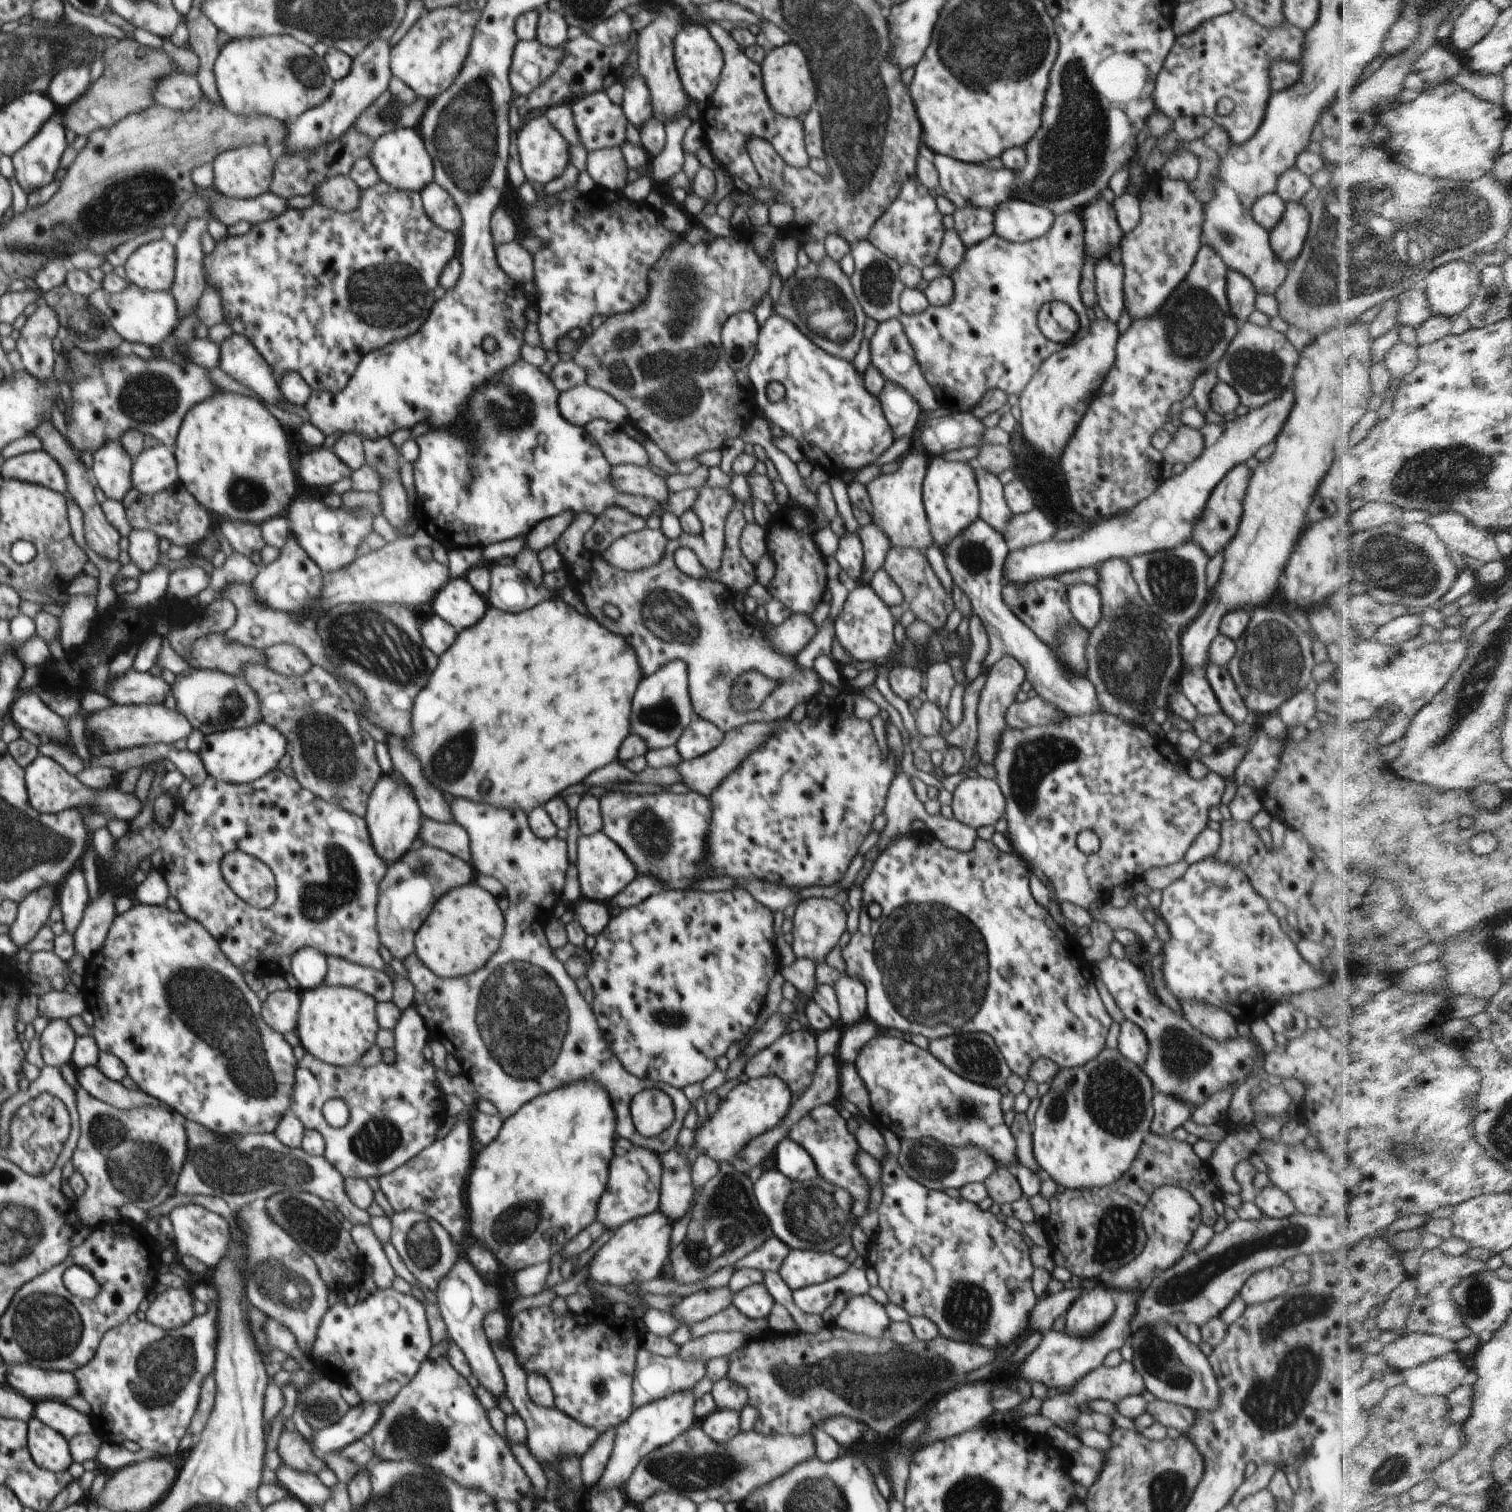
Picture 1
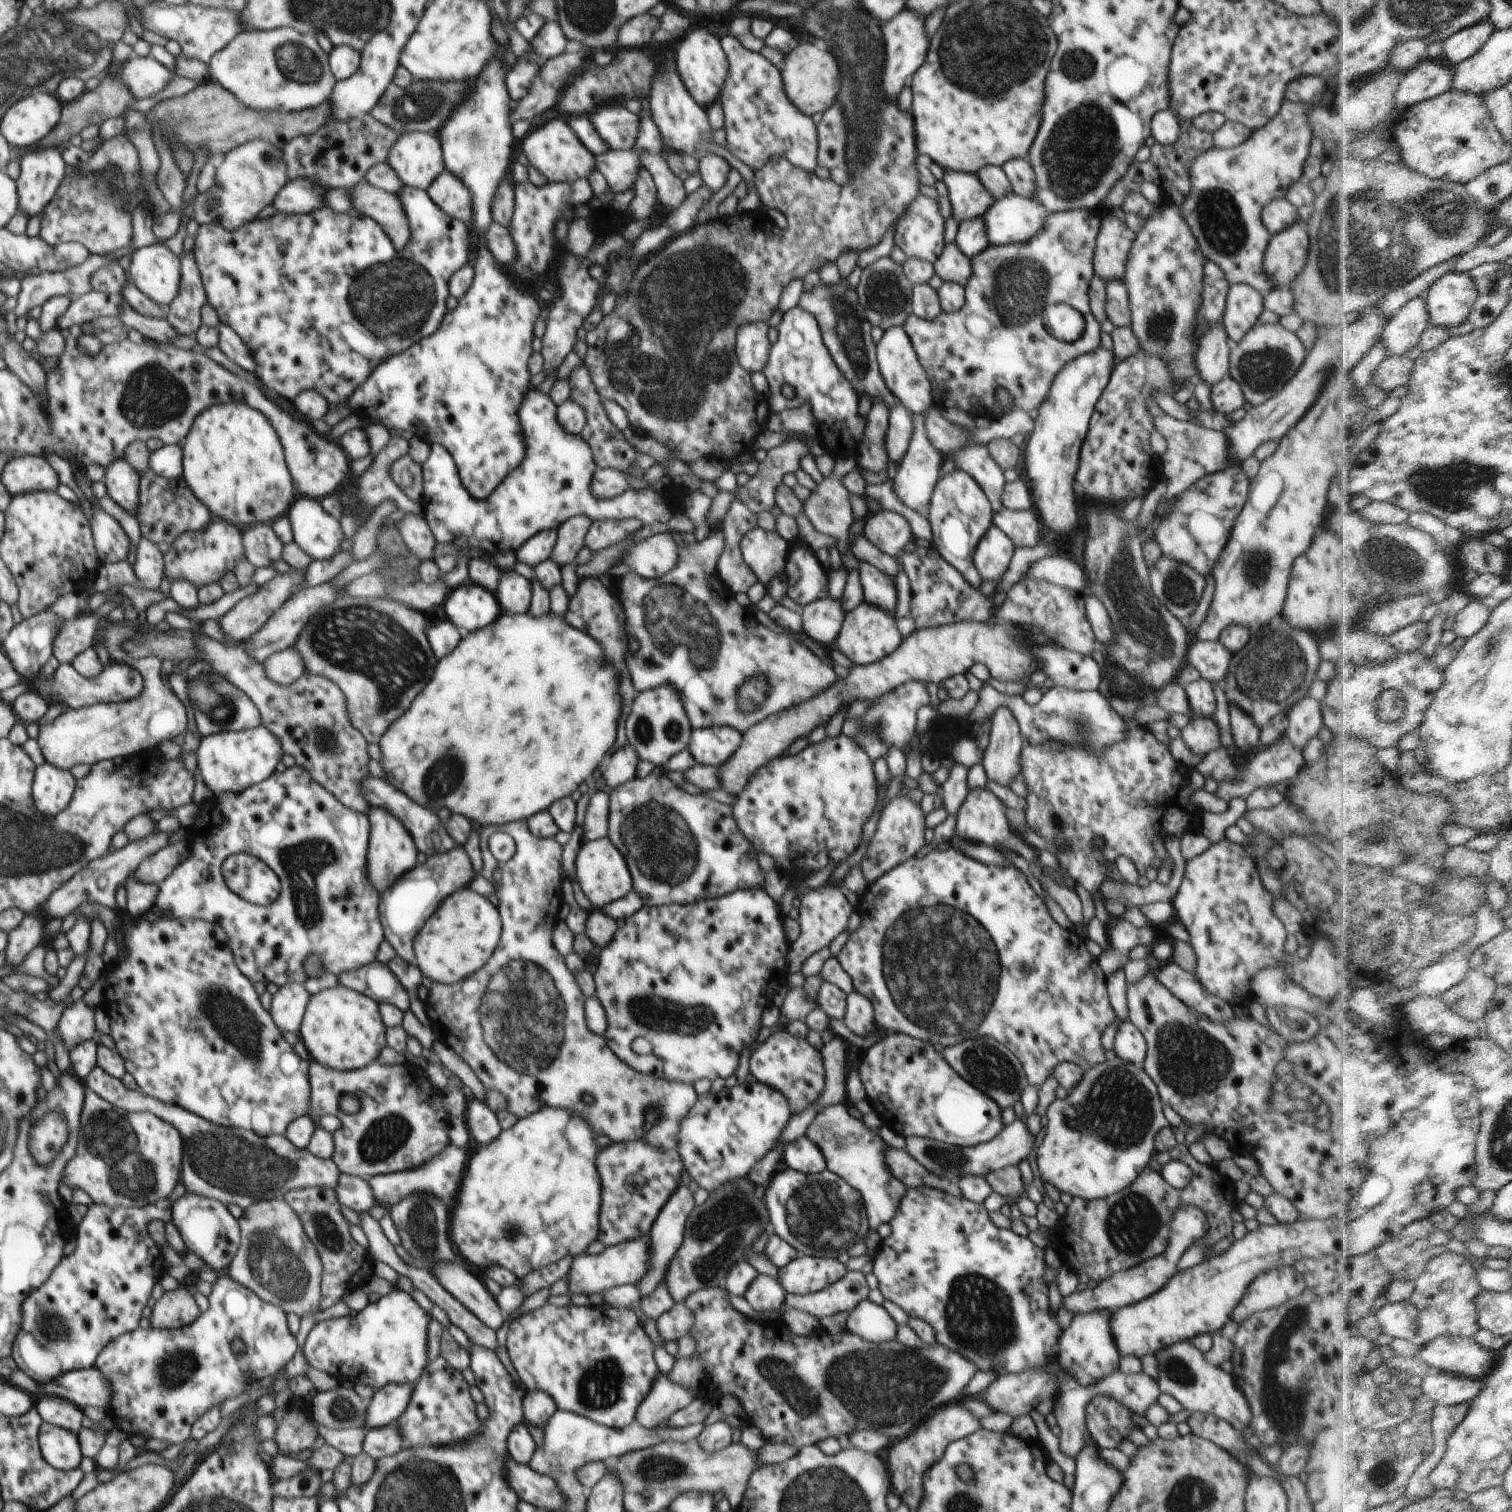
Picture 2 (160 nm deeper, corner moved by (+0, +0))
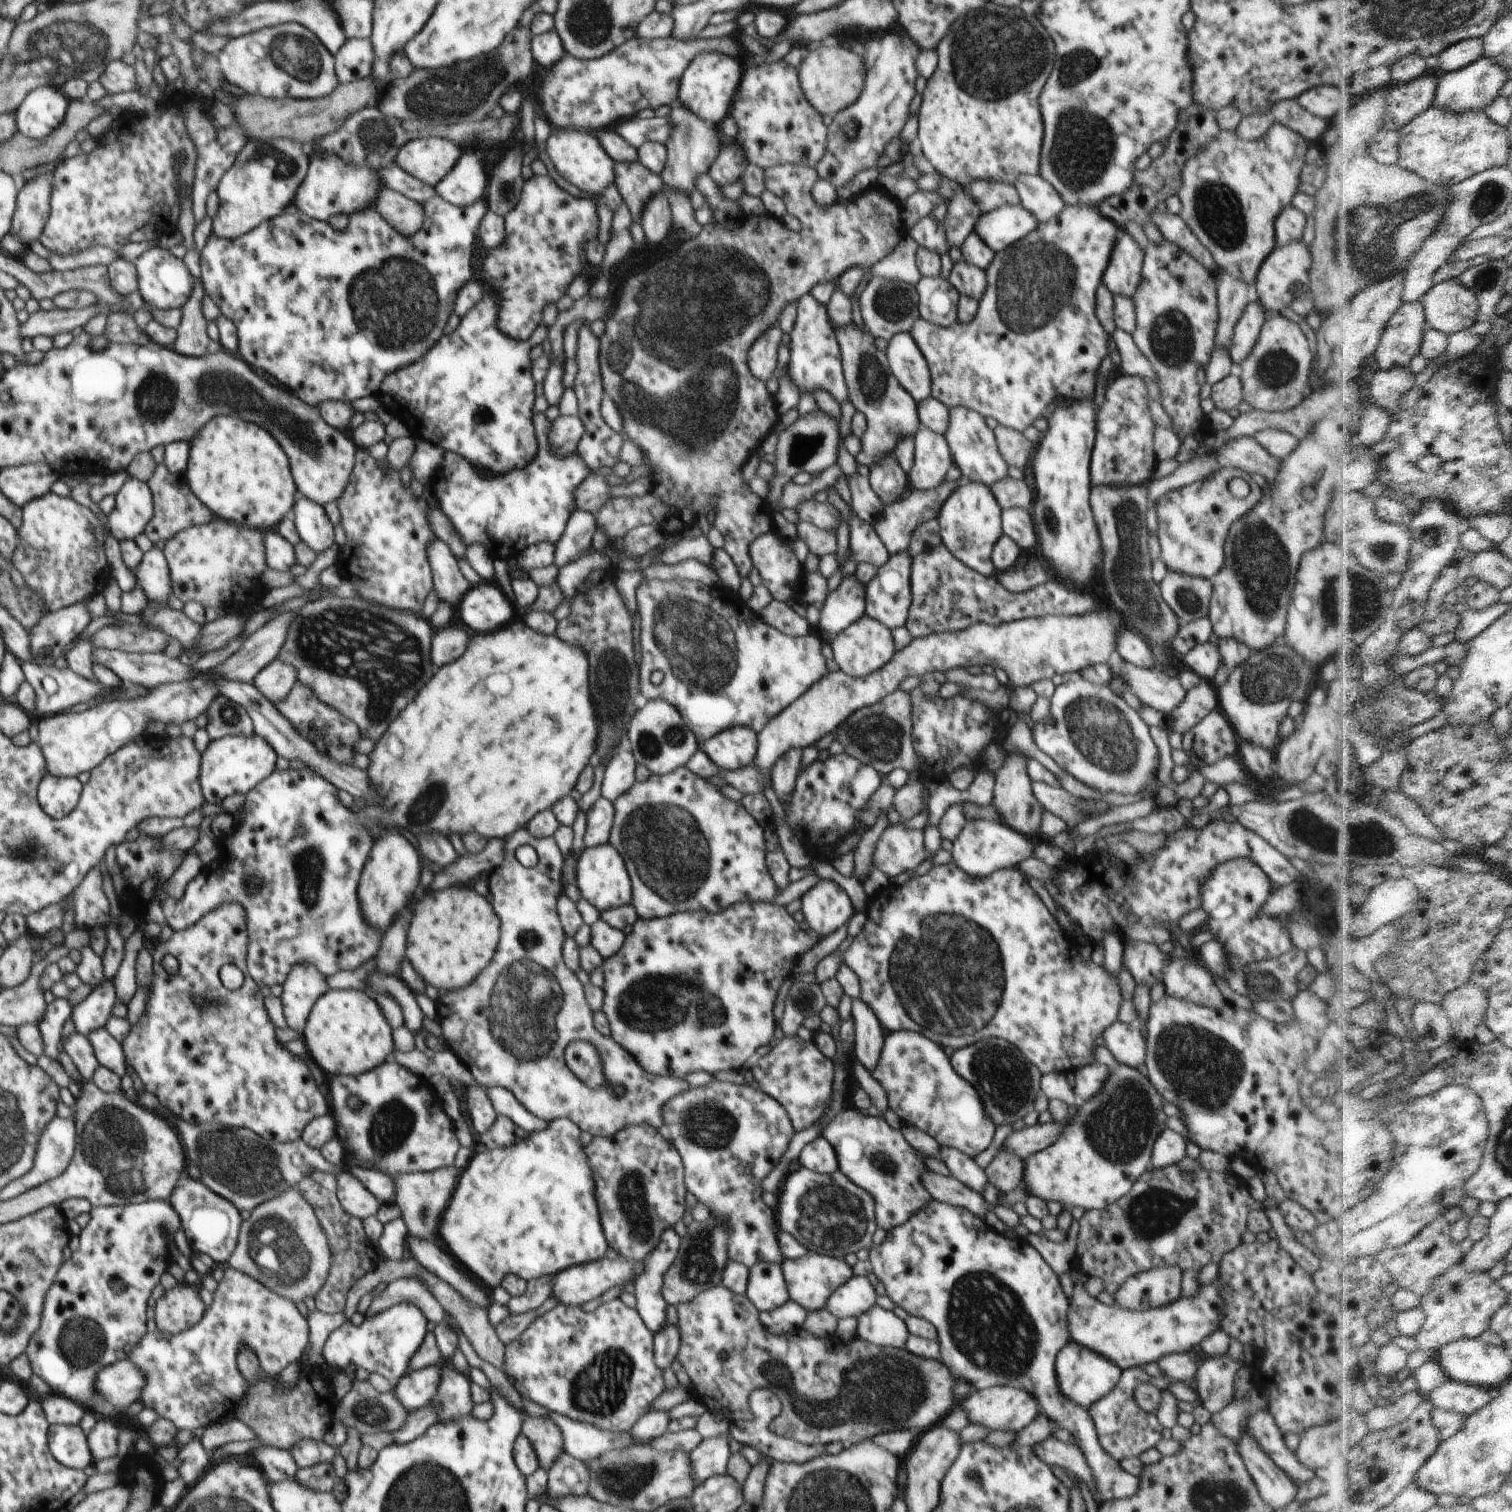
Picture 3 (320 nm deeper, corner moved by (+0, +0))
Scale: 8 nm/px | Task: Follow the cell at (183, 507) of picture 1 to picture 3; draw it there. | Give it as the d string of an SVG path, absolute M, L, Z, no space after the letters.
M158 464L152 477L147 481L152 492L153 512L152 520L146 524L144 534L155 546L157 542L170 541L176 534L189 527L206 524L214 519L213 513L192 493L184 474L172 475L166 466Z

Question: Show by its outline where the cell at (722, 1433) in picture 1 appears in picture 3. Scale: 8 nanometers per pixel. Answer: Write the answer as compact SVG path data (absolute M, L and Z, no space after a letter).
M720 1434L720 1436L703 1438L702 1442L689 1453L694 1487L712 1476L726 1475L726 1465L731 1453L729 1435Z

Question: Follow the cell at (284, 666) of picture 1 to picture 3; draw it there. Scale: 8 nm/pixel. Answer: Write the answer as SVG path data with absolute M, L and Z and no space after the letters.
M282 660L270 662L254 678L253 686L273 704L282 702L297 683L296 668Z

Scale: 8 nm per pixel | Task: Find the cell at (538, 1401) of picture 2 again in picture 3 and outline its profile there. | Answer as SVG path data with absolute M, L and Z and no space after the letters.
M547 1416L526 1418L523 1421L521 1434L530 1440L540 1466L546 1470L546 1473L552 1468L554 1460L558 1460L558 1456L565 1452L562 1432Z

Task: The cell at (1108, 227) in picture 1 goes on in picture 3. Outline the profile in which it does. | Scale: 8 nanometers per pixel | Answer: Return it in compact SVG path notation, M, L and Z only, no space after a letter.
M1124 230L1118 232L1118 240L1114 240L1114 248L1110 254L1110 262L1104 270L1102 283L1112 295L1134 297L1140 284L1140 272L1144 251L1138 243Z

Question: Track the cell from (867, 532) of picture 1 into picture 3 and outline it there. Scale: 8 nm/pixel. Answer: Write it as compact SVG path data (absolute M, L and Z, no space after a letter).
M961 478L956 482L944 481L938 488L932 488L932 490L913 490L908 498L904 498L898 503L888 504L888 506L884 507L883 512L872 523L872 526L876 534L878 534L878 538L882 540L884 547L888 550L888 553L892 556L907 550L916 527L922 523L936 519L940 513L942 504L944 504L944 500L964 482L966 482L966 480Z

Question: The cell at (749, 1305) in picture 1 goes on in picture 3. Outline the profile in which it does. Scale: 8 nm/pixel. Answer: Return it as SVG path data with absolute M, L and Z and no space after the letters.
M761 1262L749 1268L747 1298L758 1311L771 1312L789 1300L781 1262Z

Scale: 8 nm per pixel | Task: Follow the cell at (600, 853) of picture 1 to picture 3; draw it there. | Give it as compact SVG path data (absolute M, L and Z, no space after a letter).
M609 843L594 848L585 848L576 864L576 883L582 894L598 911L618 908L624 904L631 904L631 881L622 856Z

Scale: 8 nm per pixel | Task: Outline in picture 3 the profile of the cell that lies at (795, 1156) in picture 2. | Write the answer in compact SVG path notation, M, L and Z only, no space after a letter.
M824 1136L815 1138L806 1144L798 1156L800 1166L819 1172L820 1174L830 1174L838 1171L838 1160L832 1144L824 1140Z

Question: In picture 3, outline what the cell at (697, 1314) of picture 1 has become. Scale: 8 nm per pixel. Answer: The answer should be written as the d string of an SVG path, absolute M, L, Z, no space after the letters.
M664 1324L660 1332L653 1334L654 1362L660 1370L664 1371L668 1366L676 1366L682 1338L676 1324Z

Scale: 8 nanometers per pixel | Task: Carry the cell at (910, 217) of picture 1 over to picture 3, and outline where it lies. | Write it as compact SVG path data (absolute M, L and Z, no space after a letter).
M931 215L918 220L918 223L907 232L919 247L928 248L940 256L949 252L950 247L946 234L944 234L944 228Z

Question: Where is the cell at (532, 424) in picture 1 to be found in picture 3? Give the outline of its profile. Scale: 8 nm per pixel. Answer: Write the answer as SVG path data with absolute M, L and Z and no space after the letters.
M545 413L533 414L532 424L535 429L537 452L535 458L522 470L512 470L504 476L487 480L482 478L482 474L468 460L464 460L462 456L458 456L454 452L445 451L442 462L429 481L442 507L439 509L452 522L452 530L464 542L464 546L480 544L486 548L494 560L517 560L526 548L532 544L538 544L538 542L549 541L556 545L570 516L577 510L576 500L574 500L576 488L591 474L591 469L577 452L574 452L572 456L566 456L566 458L558 458L554 454L549 442L552 422L546 418Z

